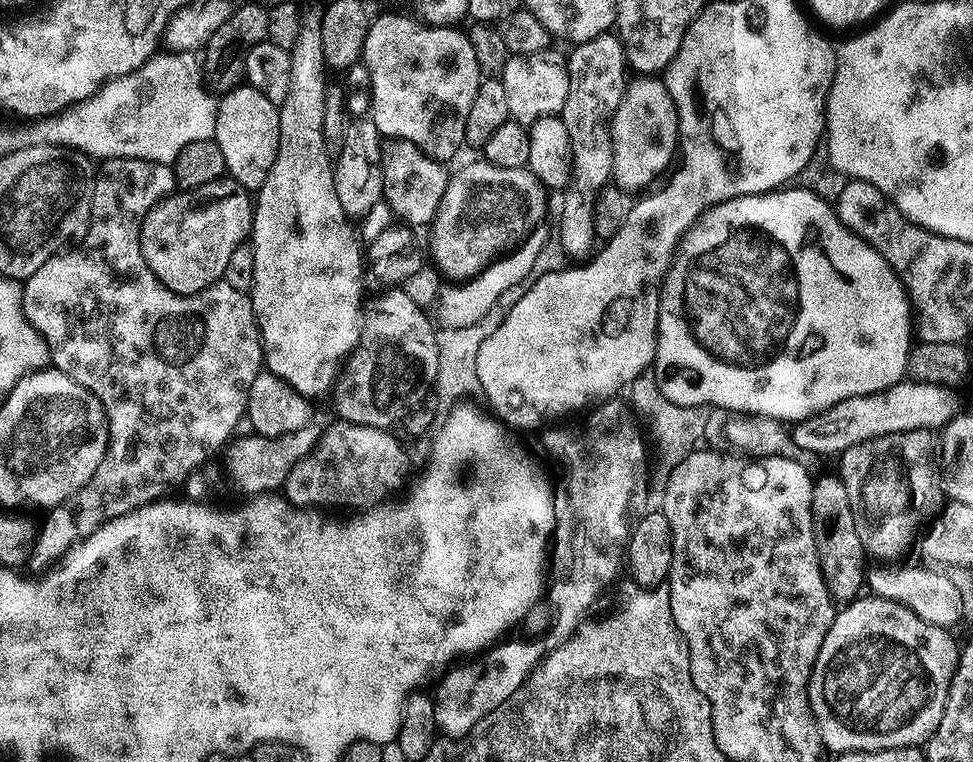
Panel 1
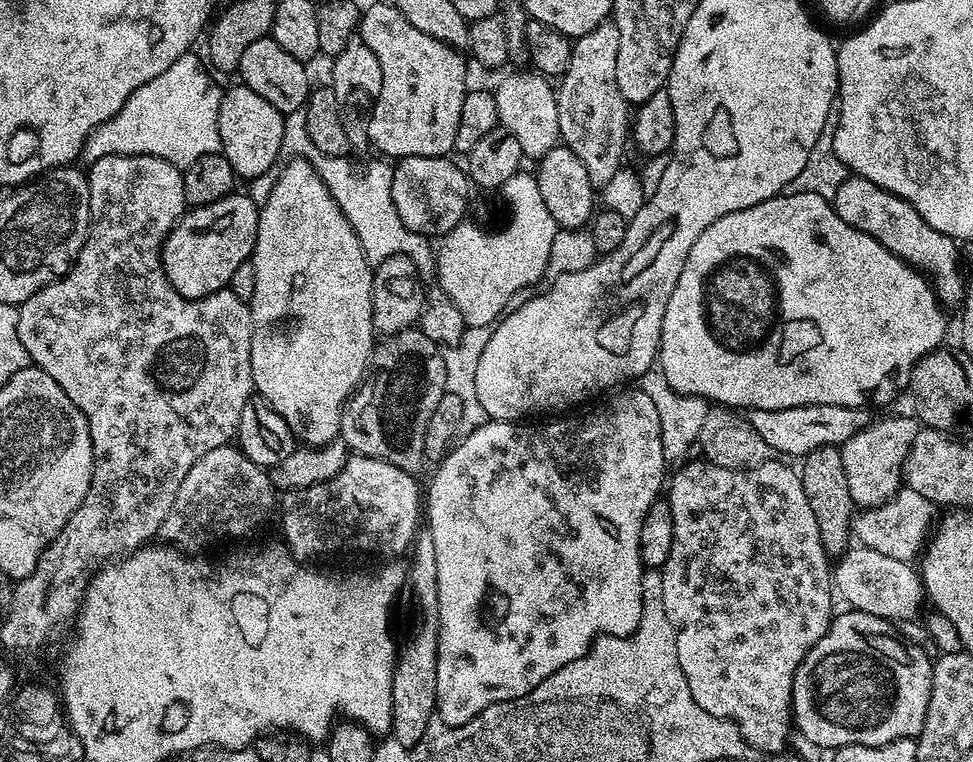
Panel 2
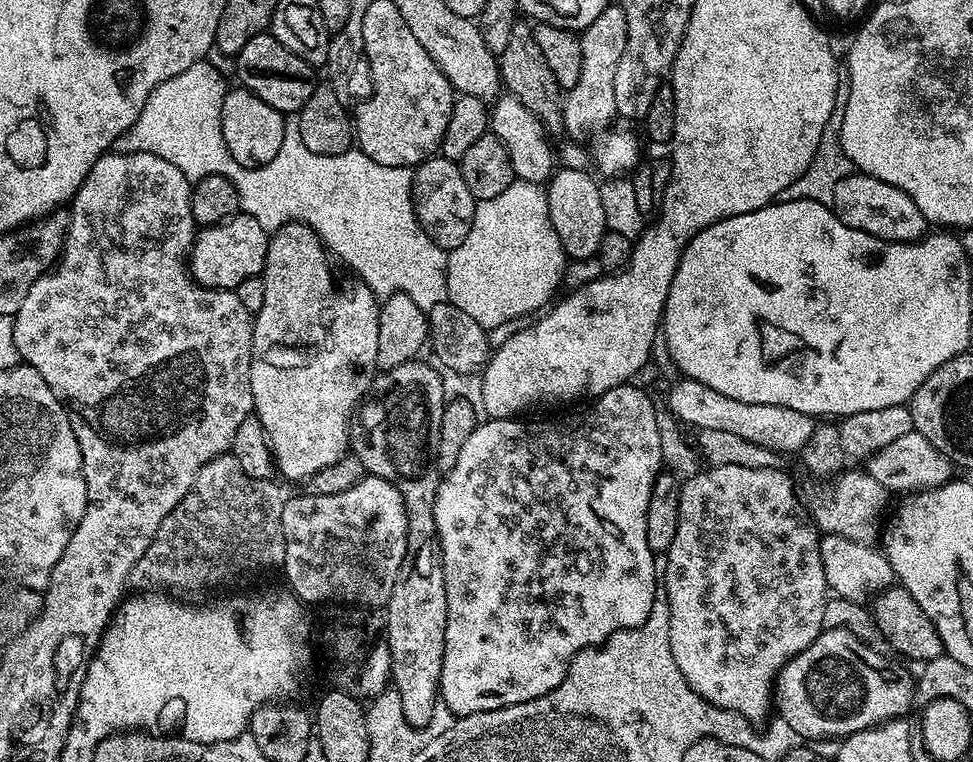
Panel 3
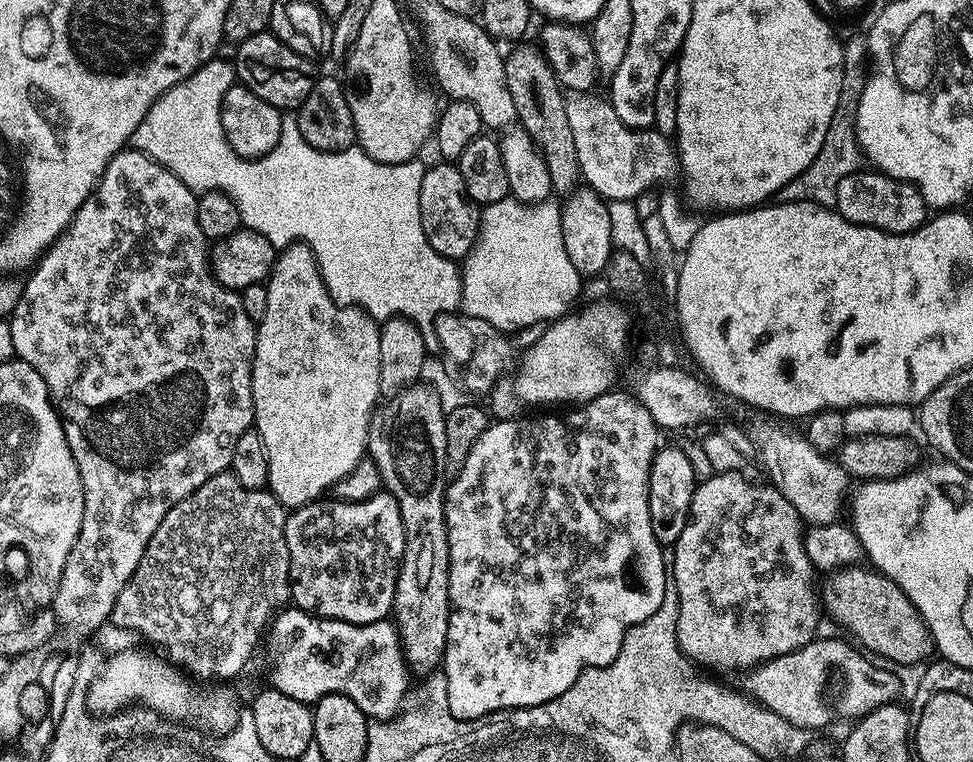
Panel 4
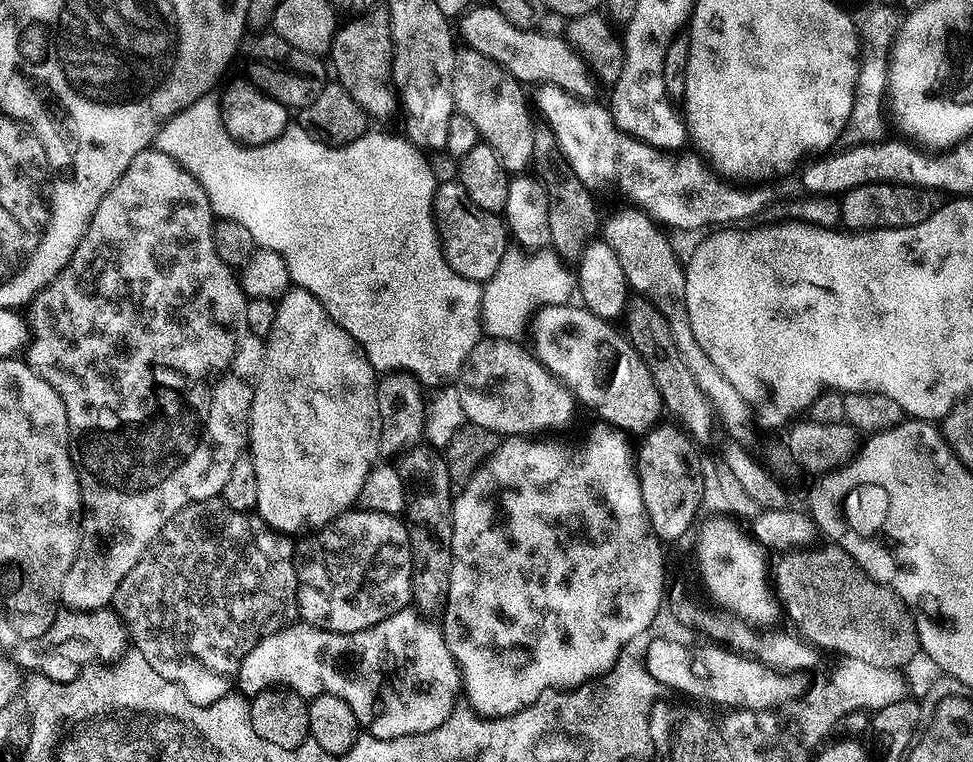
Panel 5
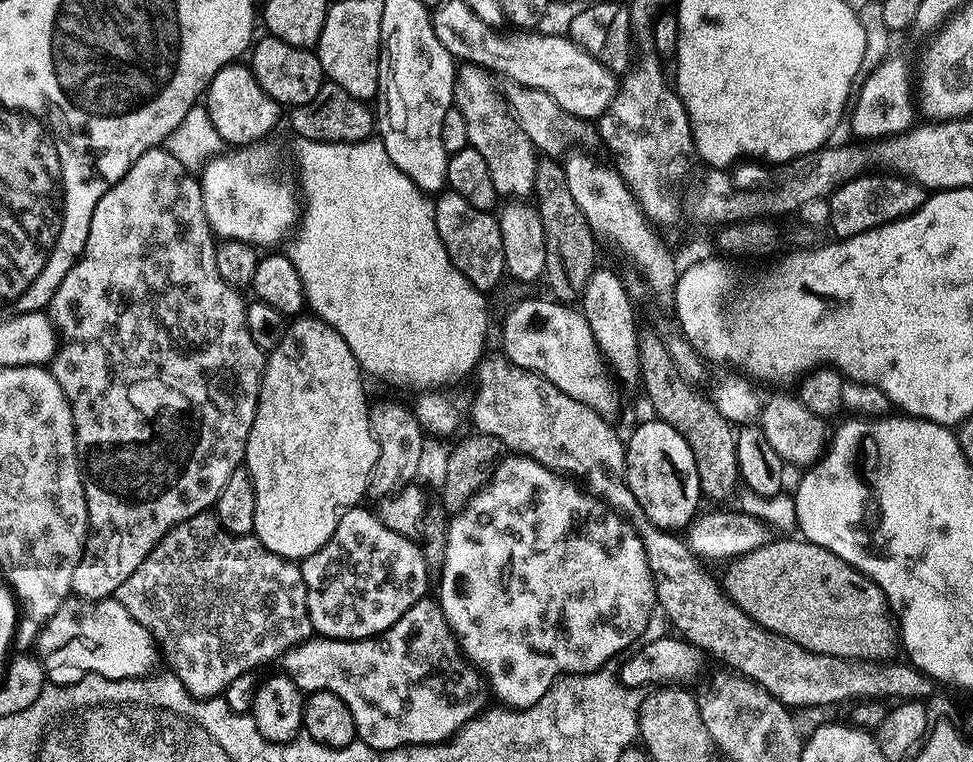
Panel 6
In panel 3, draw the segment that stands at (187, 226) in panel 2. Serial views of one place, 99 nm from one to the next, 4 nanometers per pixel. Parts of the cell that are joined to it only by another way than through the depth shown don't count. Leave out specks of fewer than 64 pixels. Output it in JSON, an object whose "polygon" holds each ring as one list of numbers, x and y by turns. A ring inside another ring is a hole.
{"polygon":[[243,214,234,215,221,224,201,227,190,244,190,255,186,260,188,270,203,288,234,290,238,282,263,273,269,239,270,234,265,228]]}

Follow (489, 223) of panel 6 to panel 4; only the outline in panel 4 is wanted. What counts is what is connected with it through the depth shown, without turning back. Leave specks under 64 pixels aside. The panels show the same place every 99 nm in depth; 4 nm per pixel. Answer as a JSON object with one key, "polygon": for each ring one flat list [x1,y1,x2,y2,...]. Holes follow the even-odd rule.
{"polygon":[[436,162,433,168,425,167,418,206,422,230,426,230,430,246,434,246,434,250,438,250,438,254,448,260,463,261,480,237,482,212,470,198,470,194,466,194,466,182,462,182,462,174,455,163]]}

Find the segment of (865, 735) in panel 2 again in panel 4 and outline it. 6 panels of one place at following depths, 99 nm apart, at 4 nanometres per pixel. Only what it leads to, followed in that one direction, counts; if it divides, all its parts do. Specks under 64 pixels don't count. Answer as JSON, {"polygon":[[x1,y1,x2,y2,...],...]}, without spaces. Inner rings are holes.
{"polygon":[[817,638,790,654,765,660,745,675,748,677,742,685,743,691,795,728,809,730,824,728,835,720,851,721,878,706,893,703,897,699,896,676,887,672,892,670,873,662,859,647,848,644]]}

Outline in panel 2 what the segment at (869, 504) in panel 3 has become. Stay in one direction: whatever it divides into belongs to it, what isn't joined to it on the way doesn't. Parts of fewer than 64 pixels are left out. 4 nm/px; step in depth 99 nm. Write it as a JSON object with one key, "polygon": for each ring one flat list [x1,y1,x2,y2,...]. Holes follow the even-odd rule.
{"polygon":[[907,486,893,491,889,496,892,497,885,504,880,504,877,508,868,508,865,512,857,511,853,515,852,536,861,545,870,550,876,550,889,558,915,561,921,555,922,549,933,531,934,521,937,519,937,505,922,498,922,494,918,494,918,490]]}

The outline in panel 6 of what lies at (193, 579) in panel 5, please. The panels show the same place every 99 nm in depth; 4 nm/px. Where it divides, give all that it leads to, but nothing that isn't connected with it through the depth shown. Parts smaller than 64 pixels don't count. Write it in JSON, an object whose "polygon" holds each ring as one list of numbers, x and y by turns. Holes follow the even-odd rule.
{"polygon":[[211,511,199,512,194,518,176,524,169,530,150,550,150,554,142,562,142,566,138,566,138,570,134,570,134,574,130,574,130,578,126,578,126,582,122,582,122,586,118,586,114,598,122,606,126,606,126,610,130,610,130,618,134,618,138,622,142,622,142,626,146,626,146,630,156,642,157,649,163,653,163,663,165,660,172,667,169,668,171,675,177,676,184,684,185,690,197,698,219,697,228,689,230,682,234,682,234,678,249,675,256,670,252,668,258,667,266,660,274,659,275,656,282,655,287,648,288,651,295,649,297,644,304,643,314,632,308,617,308,591,299,563,266,550,266,546,262,546,262,542,254,534,236,536,235,533,228,532,220,525,220,519]]}

